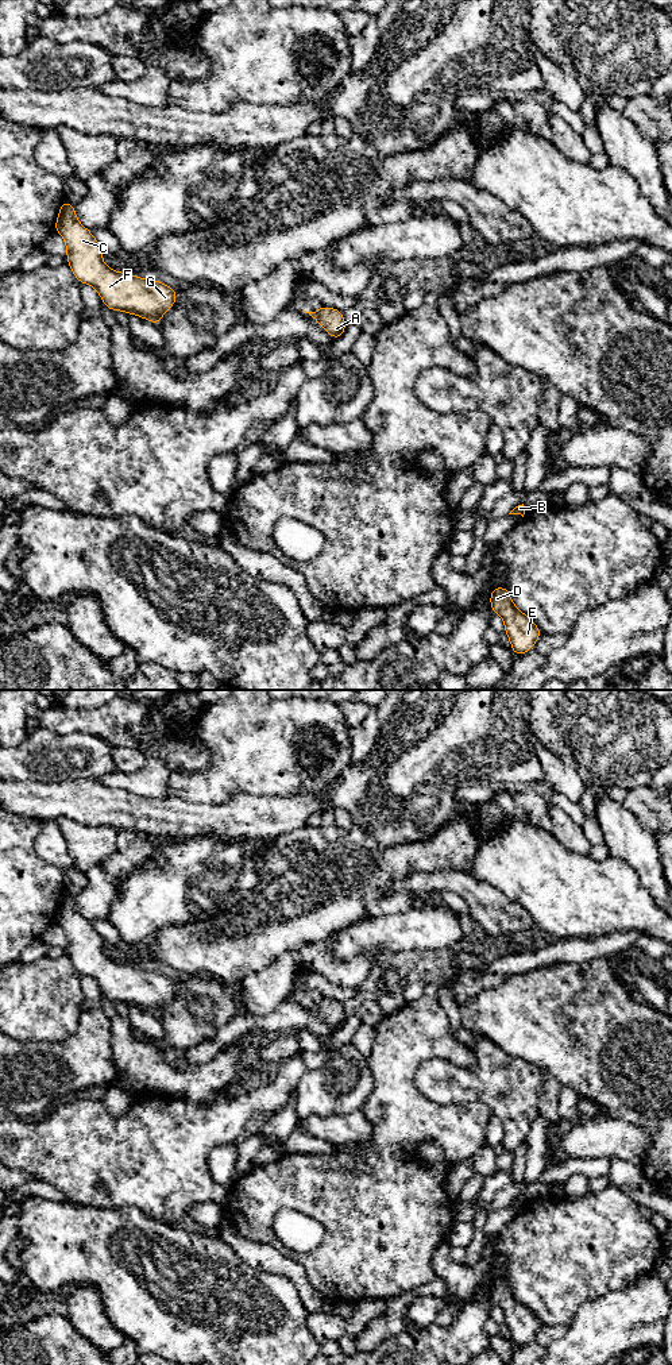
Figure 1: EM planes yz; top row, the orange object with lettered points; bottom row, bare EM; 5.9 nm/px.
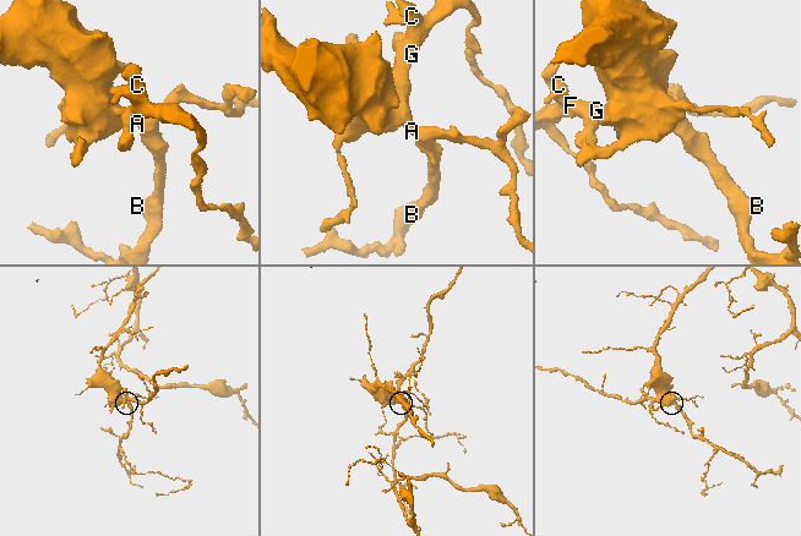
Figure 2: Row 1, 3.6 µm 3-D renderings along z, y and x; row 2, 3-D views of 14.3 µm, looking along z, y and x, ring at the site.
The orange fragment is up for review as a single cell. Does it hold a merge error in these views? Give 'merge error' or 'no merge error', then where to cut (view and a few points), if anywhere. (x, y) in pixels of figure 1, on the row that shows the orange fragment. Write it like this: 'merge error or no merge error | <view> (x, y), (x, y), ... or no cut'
no merge error | no cut

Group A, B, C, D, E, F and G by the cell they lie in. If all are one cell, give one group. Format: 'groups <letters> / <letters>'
groups A B C D E F G

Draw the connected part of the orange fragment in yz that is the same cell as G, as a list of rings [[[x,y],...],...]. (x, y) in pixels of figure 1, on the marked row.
[[[66,200],[61,204],[54,231],[65,240],[65,259],[77,281],[92,285],[109,311],[123,311],[161,325],[163,313],[177,302],[175,288],[108,267],[103,262],[103,247],[78,221],[74,205]]]

